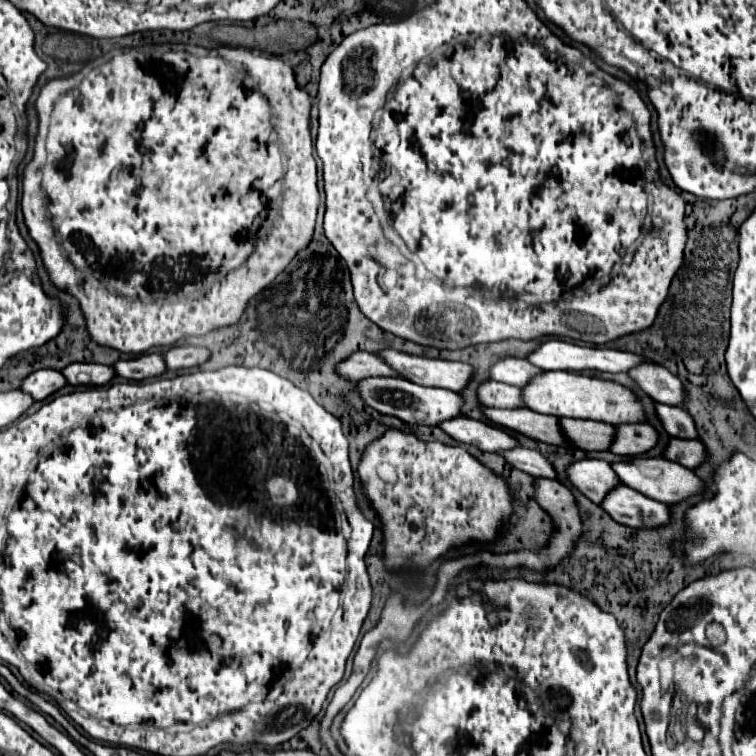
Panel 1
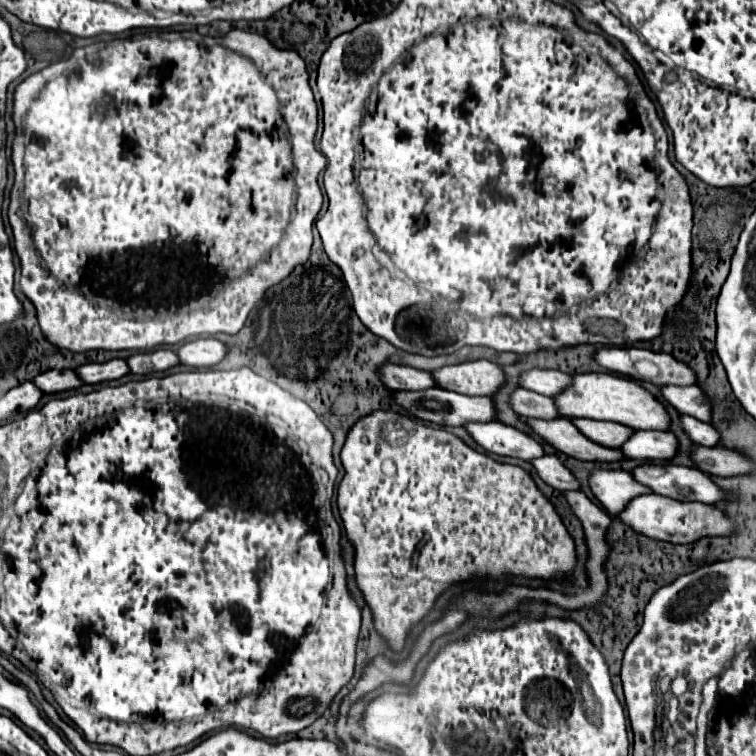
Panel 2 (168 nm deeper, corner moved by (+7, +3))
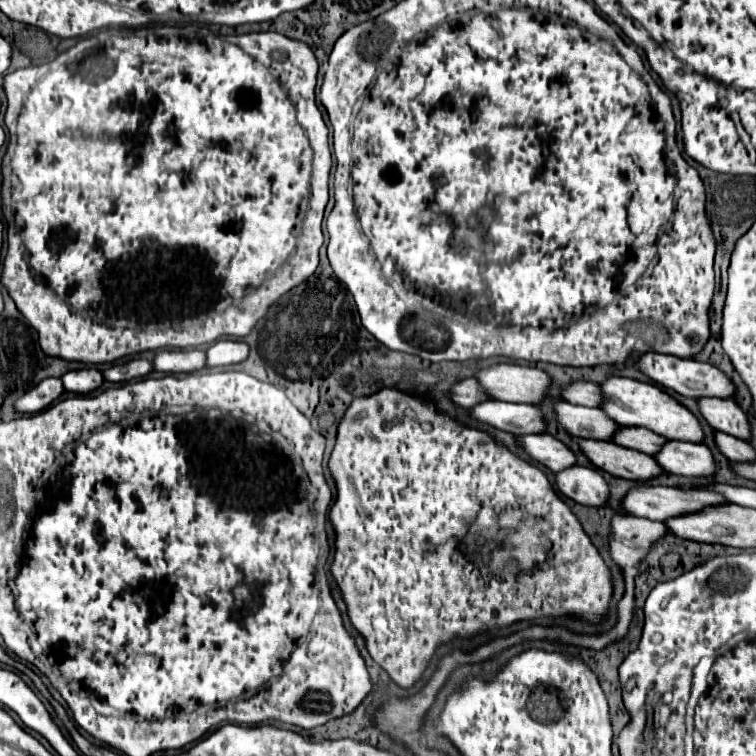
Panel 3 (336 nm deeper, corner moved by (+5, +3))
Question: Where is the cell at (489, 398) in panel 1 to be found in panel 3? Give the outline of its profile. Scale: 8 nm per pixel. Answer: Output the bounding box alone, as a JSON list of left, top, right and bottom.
[553,400,615,440]

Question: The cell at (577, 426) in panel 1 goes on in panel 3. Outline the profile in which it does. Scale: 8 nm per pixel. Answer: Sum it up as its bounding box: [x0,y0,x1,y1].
[611,428,667,456]

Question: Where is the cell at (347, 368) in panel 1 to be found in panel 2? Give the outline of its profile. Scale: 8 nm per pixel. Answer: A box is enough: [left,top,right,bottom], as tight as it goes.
[379,364,437,392]

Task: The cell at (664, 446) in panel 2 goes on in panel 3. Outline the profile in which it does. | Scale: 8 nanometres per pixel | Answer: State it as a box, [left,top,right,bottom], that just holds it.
[653,440,715,478]

